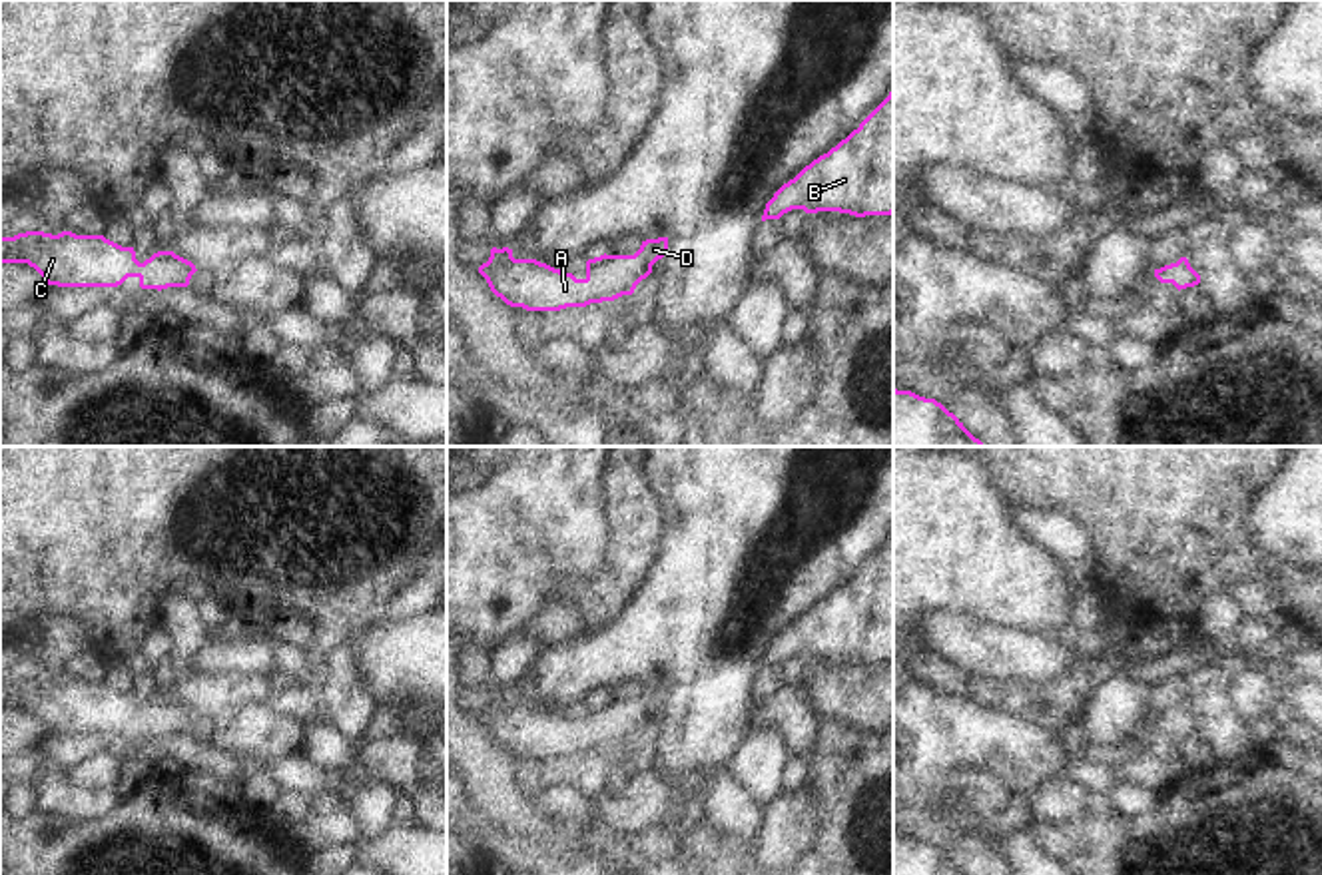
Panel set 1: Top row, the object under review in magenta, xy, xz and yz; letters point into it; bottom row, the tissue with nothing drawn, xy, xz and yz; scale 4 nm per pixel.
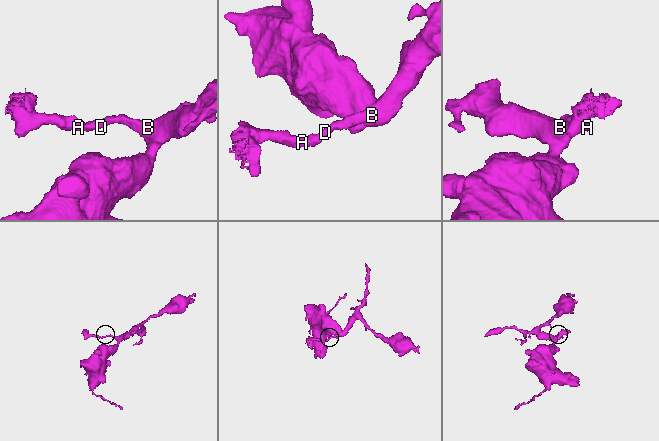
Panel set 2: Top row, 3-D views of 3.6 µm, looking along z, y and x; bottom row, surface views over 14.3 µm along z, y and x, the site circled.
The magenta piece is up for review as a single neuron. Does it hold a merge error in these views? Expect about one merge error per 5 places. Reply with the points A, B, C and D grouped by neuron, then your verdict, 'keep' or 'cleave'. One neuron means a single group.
A B C D | keep

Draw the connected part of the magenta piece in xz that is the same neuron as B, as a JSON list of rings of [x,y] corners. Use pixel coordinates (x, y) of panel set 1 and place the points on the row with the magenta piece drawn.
[[[893,90],[857,130],[784,183],[766,203],[762,221],[792,209],[893,213]]]

